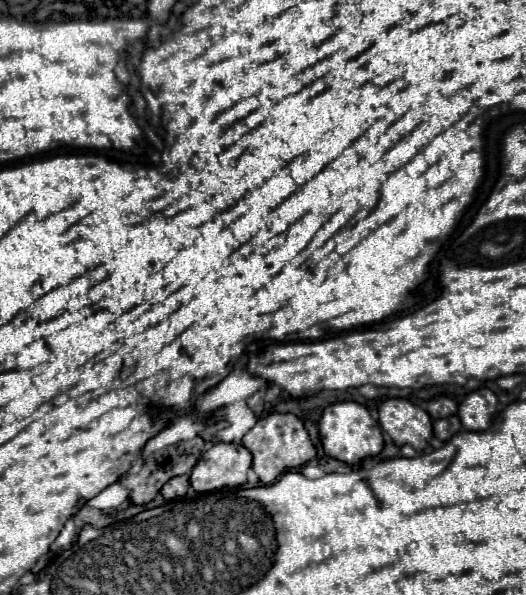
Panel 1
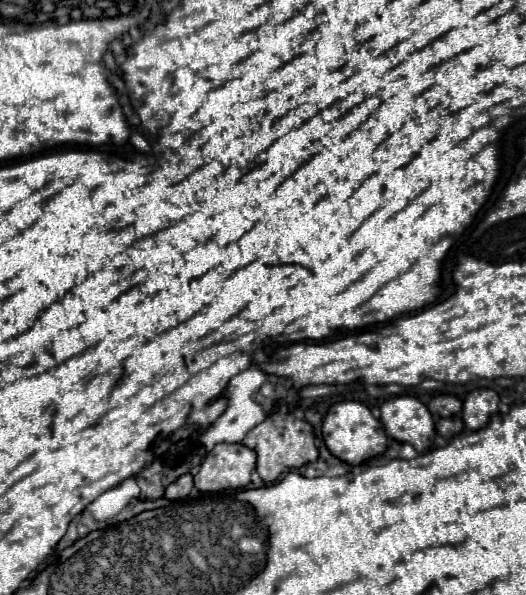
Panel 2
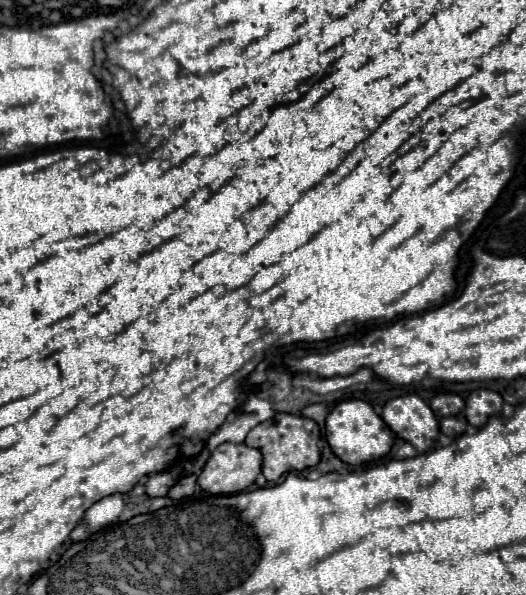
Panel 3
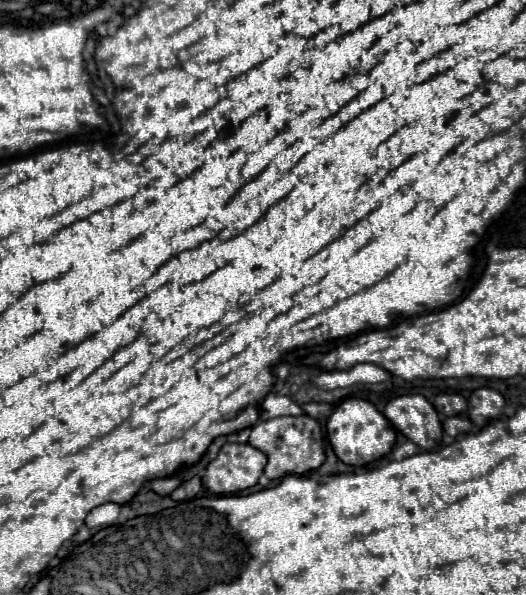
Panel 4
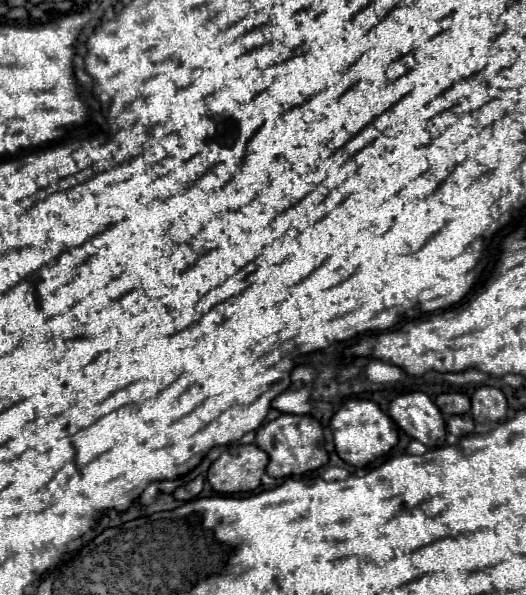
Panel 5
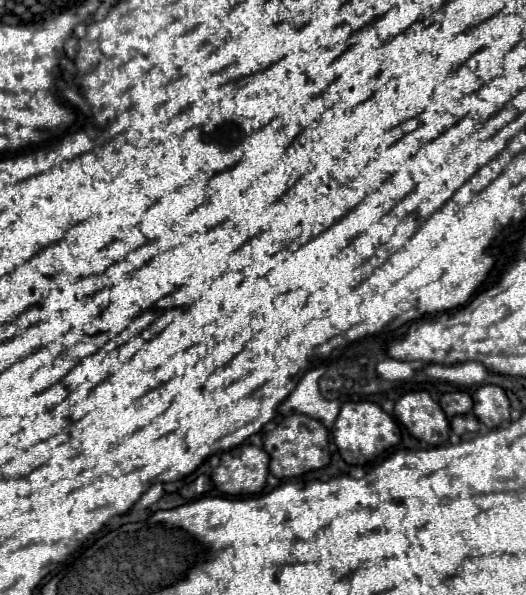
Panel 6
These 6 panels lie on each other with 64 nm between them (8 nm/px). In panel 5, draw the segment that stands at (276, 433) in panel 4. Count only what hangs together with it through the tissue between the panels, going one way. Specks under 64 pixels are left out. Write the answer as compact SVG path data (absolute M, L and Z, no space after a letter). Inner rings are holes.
M282 414L280 418L258 428L256 444L270 456L266 474L272 478L290 478L296 474L300 476L304 472L310 472L310 470L316 470L316 468L328 464L328 452L324 448L322 424L310 416Z

